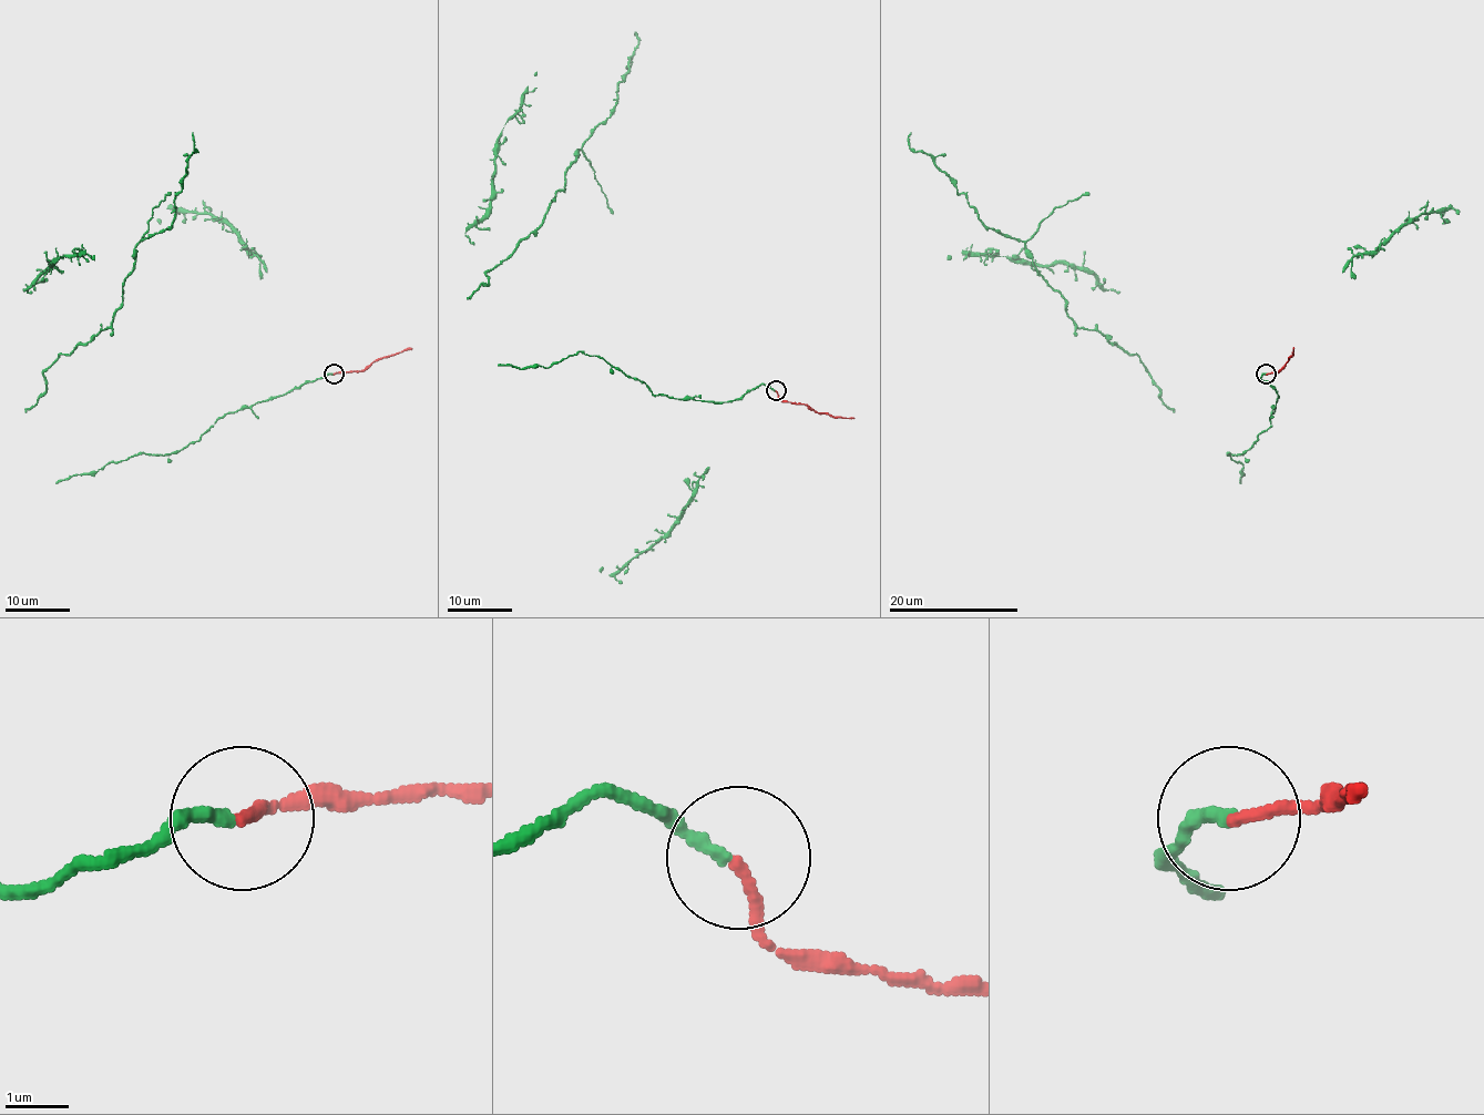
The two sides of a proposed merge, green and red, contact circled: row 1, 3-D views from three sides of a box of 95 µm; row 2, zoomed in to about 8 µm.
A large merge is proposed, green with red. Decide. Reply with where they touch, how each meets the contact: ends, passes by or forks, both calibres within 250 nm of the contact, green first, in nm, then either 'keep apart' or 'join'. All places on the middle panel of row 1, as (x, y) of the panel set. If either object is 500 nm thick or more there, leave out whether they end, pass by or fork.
at (776, 390); green ends there; red ends there; 200 nm thick on the green side, 160 nm on the other; join

